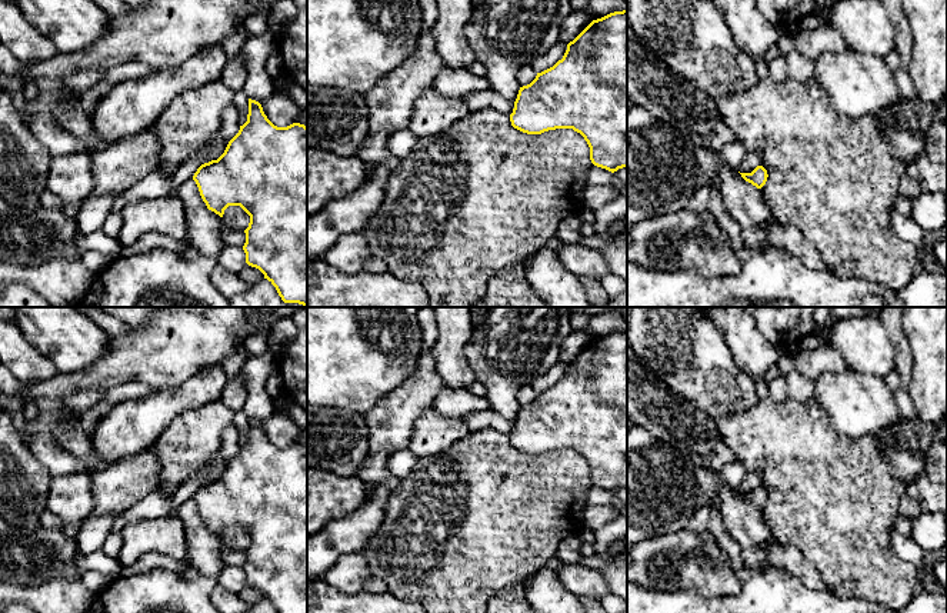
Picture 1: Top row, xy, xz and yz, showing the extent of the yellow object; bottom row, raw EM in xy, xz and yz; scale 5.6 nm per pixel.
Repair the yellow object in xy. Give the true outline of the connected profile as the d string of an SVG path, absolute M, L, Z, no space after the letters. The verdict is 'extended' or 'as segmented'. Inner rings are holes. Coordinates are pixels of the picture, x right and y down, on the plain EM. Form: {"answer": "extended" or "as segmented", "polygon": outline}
{"answer": "as segmented", "polygon": "M249 419L247 442L240 446L239 453L229 462L224 473L217 480L204 483L197 489L193 500L209 530L223 537L229 526L240 526L250 536L249 547L244 550L246 563L243 566L249 586L259 589L264 599L276 607L277 613L307 613L307 447L304 444L293 443L287 447L277 447L267 439L261 424Z"}

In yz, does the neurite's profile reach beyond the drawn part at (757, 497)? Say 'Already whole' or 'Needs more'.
Already whole

